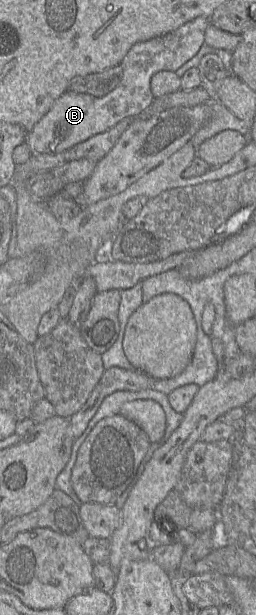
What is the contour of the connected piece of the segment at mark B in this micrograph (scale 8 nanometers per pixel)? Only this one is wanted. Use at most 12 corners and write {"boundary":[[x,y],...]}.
{"boundary":[[210,18],[134,44],[105,96],[62,94],[25,143],[63,153],[137,117],[151,77],[204,43]]}

